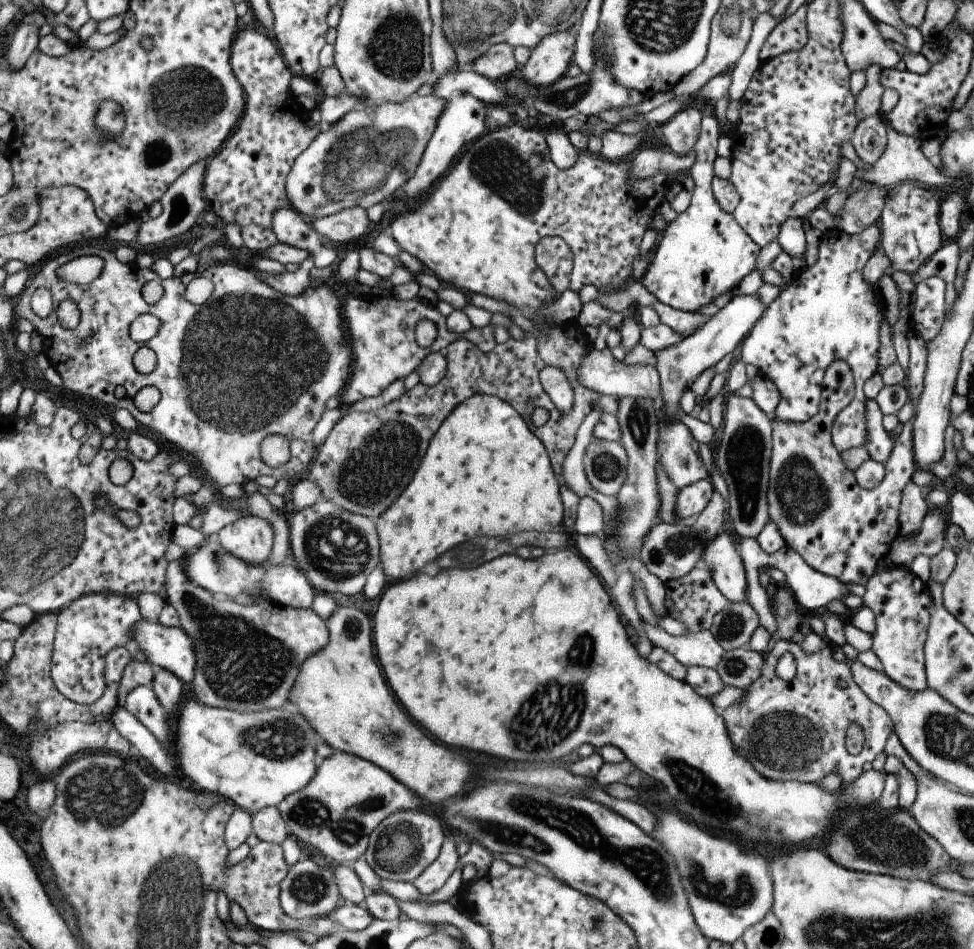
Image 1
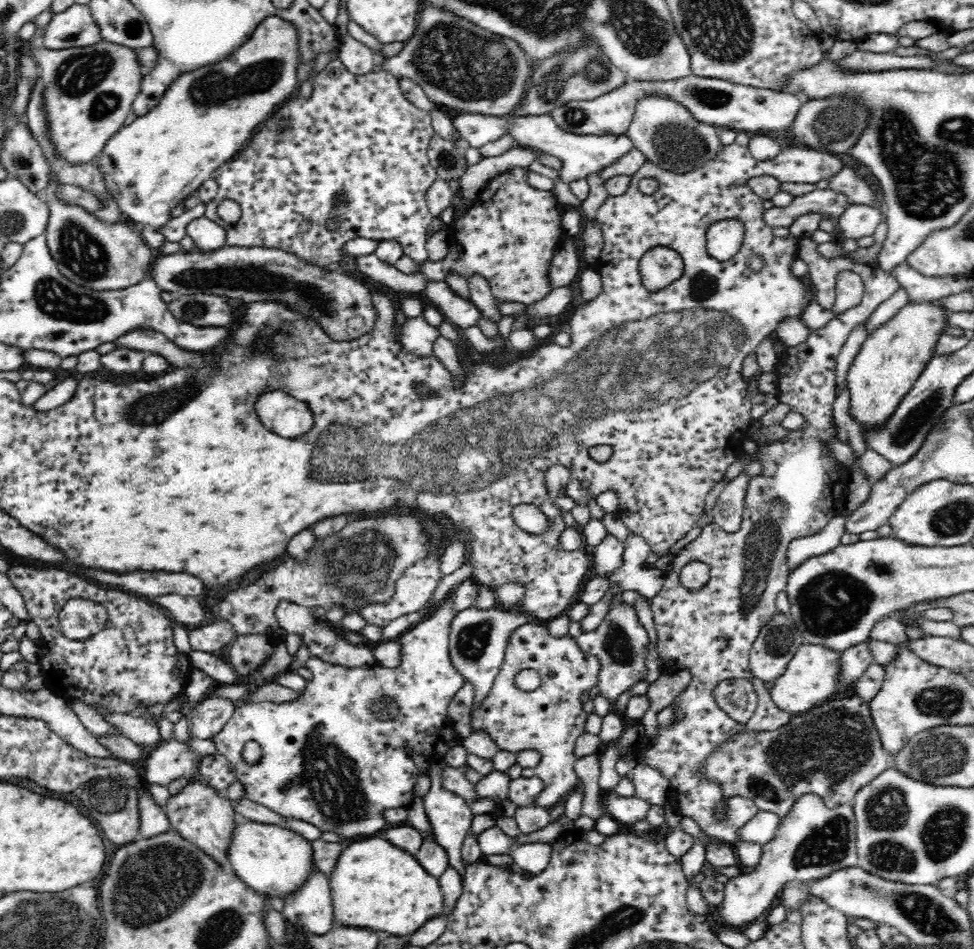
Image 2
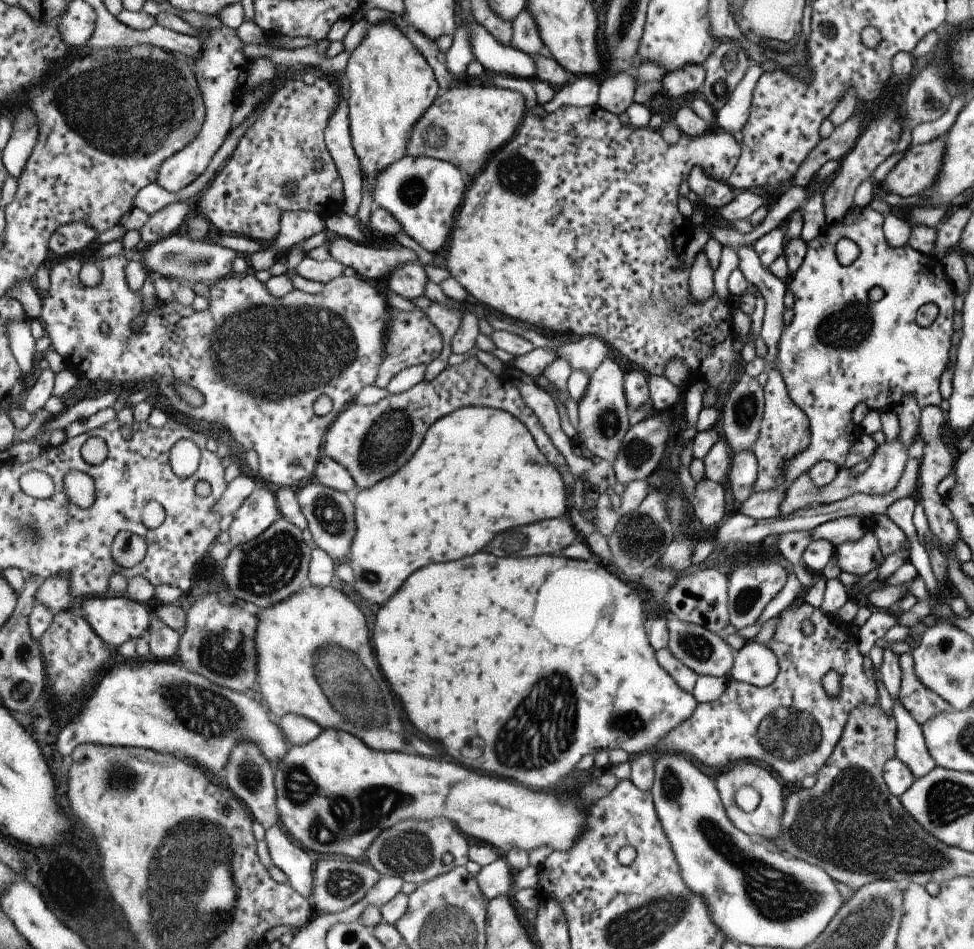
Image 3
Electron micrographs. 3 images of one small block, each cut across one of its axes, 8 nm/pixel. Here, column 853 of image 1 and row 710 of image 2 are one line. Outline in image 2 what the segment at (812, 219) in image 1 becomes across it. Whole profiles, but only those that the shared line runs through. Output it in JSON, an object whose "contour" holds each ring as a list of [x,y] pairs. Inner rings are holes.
{"contour":[[[206,698],[192,706],[188,714],[190,730],[200,740],[212,740],[234,716],[236,704],[226,698]]]}

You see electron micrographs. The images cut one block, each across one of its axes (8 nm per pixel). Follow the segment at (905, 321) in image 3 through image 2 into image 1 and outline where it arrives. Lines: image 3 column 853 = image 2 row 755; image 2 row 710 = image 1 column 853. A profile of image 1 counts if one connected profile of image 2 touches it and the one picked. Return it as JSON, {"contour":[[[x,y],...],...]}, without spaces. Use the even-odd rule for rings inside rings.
{"contour":[[[871,224],[863,232],[849,236],[825,232],[819,240],[817,260],[793,276],[791,284],[767,306],[759,322],[749,330],[737,348],[741,362],[757,366],[779,390],[779,406],[773,412],[777,422],[803,424],[819,412],[825,370],[841,360],[847,362],[855,378],[855,396],[831,426],[831,442],[837,452],[863,448],[867,440],[863,382],[877,372],[879,326],[885,322],[877,288],[863,278],[863,268],[871,254],[879,250],[879,226]]]}

